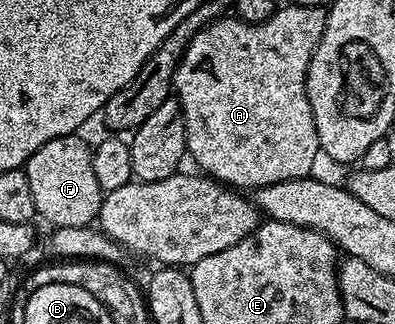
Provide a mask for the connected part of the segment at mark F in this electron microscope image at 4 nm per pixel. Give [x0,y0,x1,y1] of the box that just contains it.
[23,133,103,228]

